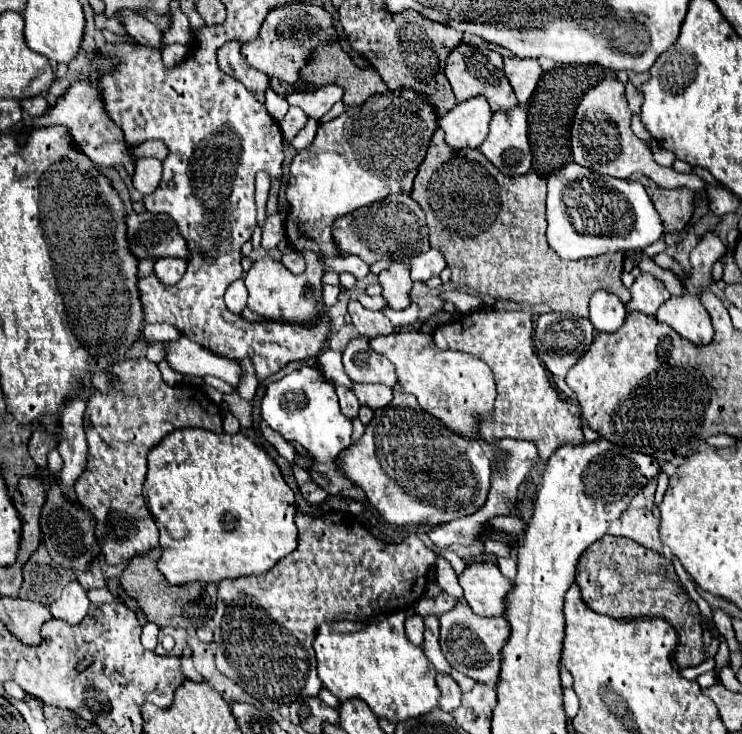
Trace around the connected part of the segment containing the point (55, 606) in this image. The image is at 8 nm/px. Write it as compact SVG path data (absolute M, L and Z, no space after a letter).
M73 581L63 589L63 595L49 605L49 609L55 619L77 625L89 611L89 599L85 589L77 581Z

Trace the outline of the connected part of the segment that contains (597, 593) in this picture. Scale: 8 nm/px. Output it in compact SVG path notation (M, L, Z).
M605 535L585 549L577 563L575 583L581 599L595 613L609 615L613 619L637 619L637 617L661 617L673 625L679 635L675 659L679 667L695 667L703 663L703 627L699 619L697 603L691 601L683 589L671 555L645 549L627 537Z

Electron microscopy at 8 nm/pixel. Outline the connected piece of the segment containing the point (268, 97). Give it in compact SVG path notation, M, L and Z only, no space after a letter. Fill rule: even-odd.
M271 87L265 91L265 109L269 111L269 115L275 119L275 121L281 121L289 109L289 103L279 97Z

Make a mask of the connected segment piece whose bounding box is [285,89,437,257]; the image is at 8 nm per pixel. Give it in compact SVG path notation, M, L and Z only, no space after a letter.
M409 89L387 91L383 95L371 95L363 105L349 107L343 115L329 123L321 123L313 143L293 157L287 181L289 215L285 221L285 237L295 251L313 251L319 257L341 257L345 251L337 249L333 241L333 221L363 205L385 199L393 193L411 193L413 179L421 161L425 159L433 131L437 129L437 117L433 107Z

